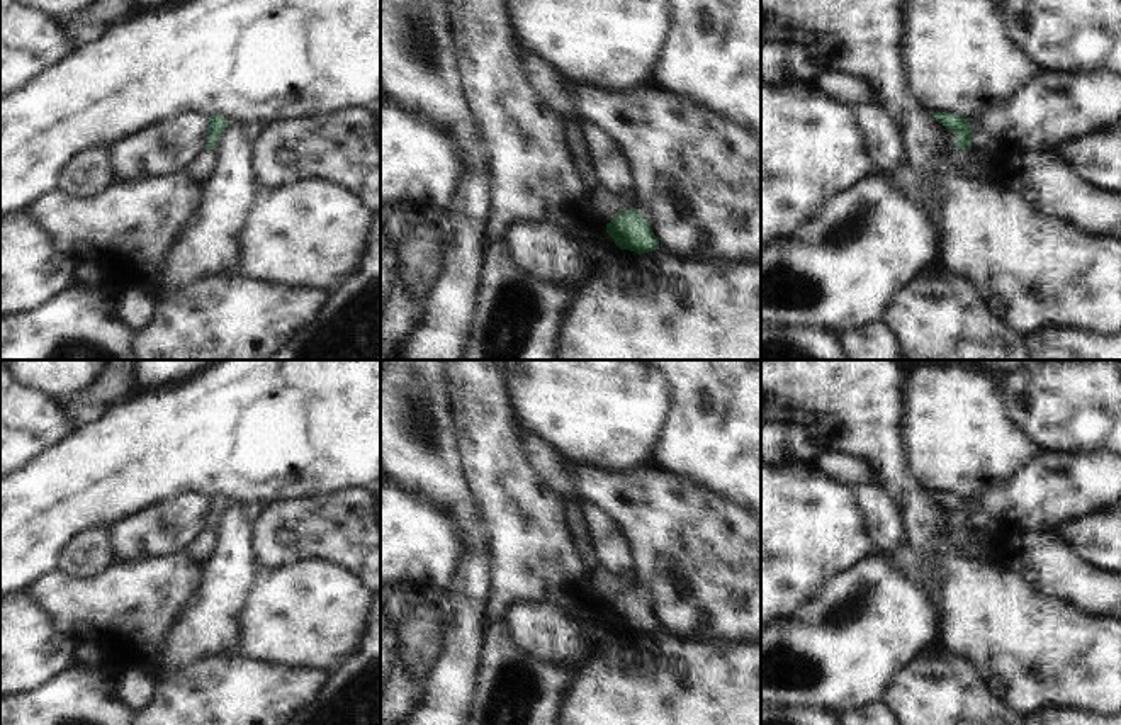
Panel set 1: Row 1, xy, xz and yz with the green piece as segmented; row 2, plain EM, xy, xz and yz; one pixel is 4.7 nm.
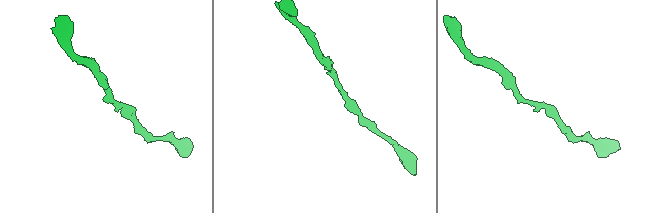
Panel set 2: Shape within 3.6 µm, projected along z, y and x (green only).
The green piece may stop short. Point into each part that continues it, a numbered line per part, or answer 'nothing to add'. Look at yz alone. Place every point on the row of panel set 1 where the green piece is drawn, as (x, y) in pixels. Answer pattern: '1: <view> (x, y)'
1: yz (963, 158)

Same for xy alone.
1: xy (201, 165)

